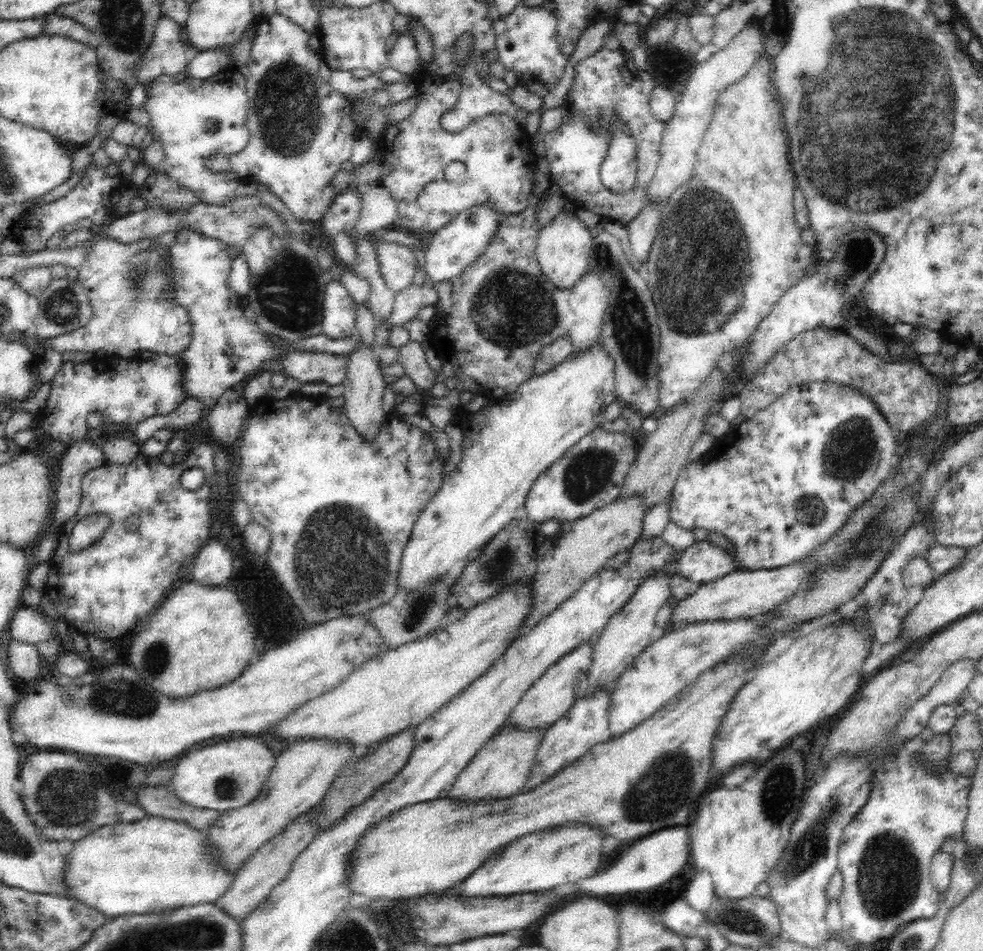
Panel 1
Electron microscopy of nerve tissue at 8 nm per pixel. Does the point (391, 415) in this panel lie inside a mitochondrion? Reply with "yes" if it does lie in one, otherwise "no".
no

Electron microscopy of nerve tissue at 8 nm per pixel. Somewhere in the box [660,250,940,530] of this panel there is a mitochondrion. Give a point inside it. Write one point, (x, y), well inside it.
(851, 453)

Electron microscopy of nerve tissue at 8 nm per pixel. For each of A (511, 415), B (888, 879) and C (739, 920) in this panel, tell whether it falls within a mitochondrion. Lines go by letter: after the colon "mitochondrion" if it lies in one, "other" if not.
A: other
B: mitochondrion
C: mitochondrion

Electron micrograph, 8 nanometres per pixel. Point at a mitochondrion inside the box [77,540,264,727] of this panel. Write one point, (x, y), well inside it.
(129, 702)

